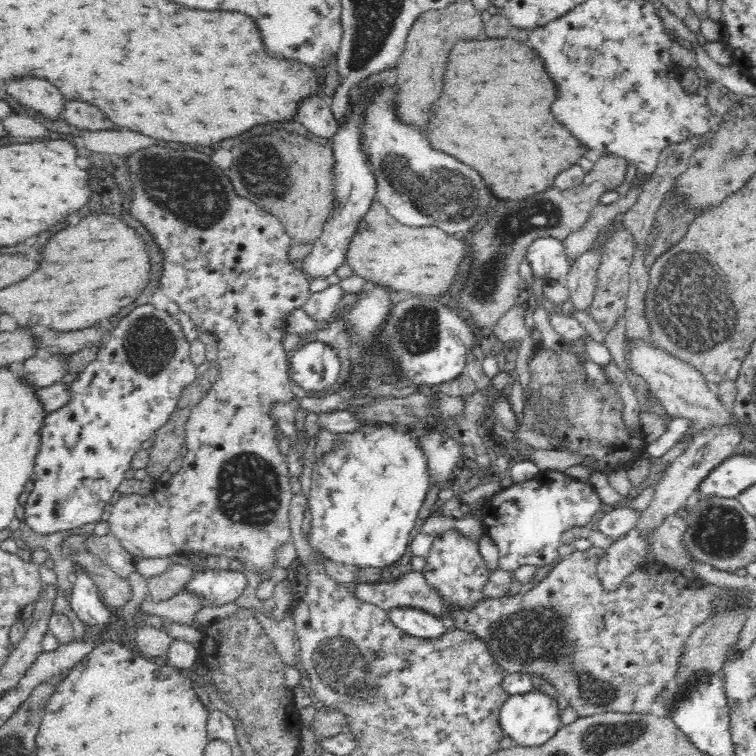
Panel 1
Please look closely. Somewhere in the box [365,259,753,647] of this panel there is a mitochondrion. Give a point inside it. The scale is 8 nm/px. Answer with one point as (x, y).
(720, 531)

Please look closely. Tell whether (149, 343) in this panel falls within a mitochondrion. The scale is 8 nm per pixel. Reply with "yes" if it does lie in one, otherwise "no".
yes

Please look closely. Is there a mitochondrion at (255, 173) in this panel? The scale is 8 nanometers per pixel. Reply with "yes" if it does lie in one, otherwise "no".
yes

